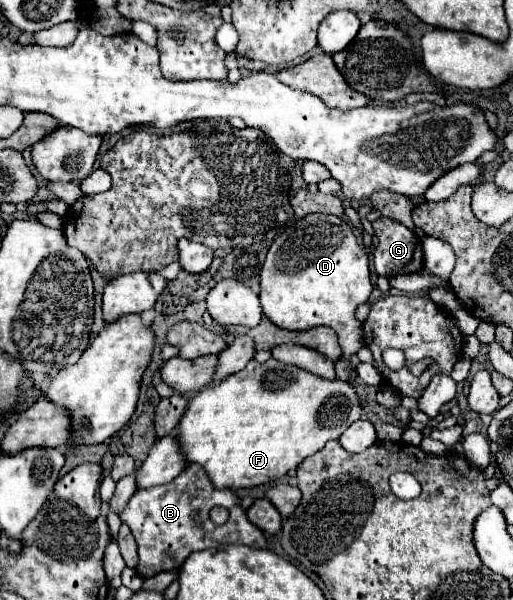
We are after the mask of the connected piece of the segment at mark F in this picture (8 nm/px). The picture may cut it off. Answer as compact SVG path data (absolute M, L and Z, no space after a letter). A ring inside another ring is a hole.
M274 358L264 364L250 360L246 368L208 384L190 400L176 440L186 464L202 466L214 488L238 490L282 478L360 416L360 400L348 382L322 380Z

